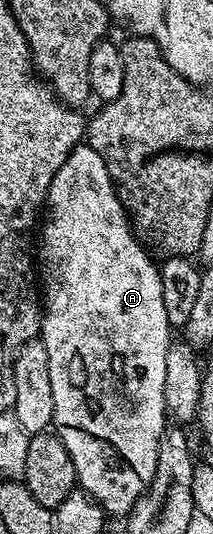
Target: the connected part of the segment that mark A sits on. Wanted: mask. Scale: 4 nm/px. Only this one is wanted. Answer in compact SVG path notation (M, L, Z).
M89 144L76 145L65 159L65 163L61 163L61 167L53 175L53 183L47 192L45 216L37 233L37 273L41 278L43 310L43 322L39 332L45 351L49 355L49 383L53 387L53 432L61 439L61 443L65 443L69 459L73 459L78 488L89 494L107 515L130 513L137 499L149 487L153 471L157 471L157 443L161 443L161 435L169 421L165 407L165 355L173 344L173 326L165 319L165 303L161 300L160 266L154 265L151 260L152 254L139 242L127 212L119 202L119 191L114 179L109 175L109 167L105 167L105 159L101 159L101 155L97 155L97 151L93 151Z

